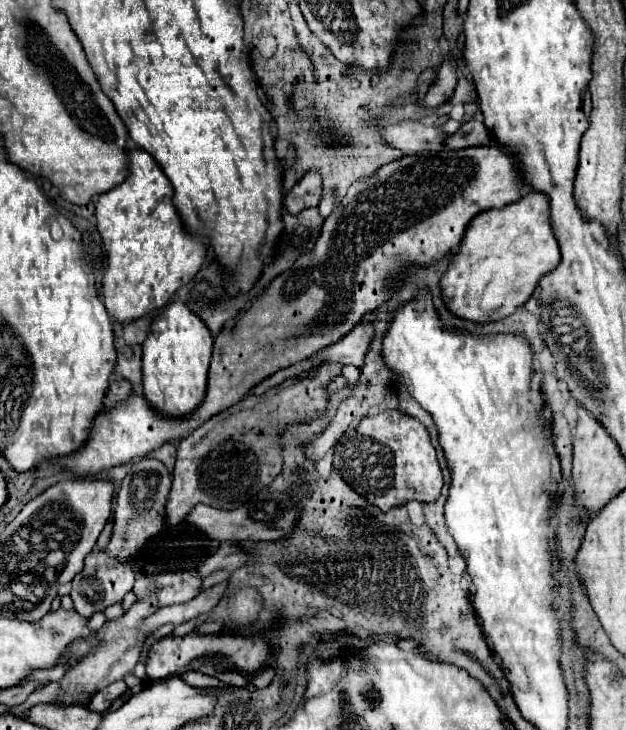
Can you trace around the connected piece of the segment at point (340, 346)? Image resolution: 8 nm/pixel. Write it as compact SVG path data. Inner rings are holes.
M358 323L350 333L346 333L340 341L332 343L332 347L324 347L320 355L322 363L340 363L340 365L356 365L364 363L364 351L368 349L368 343L372 339L372 327L366 323Z

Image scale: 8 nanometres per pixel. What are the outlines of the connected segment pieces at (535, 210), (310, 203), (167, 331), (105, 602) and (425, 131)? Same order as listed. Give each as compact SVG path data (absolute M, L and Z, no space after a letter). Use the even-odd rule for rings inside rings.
M532 189L524 199L496 211L486 211L468 227L458 253L440 279L446 307L476 323L498 321L524 305L540 279L560 265L560 247L552 233L550 199Z
M310 171L284 197L284 211L290 215L298 215L304 209L316 207L320 203L320 191L322 191L320 175L316 171Z
M170 301L166 307L156 311L152 317L150 331L142 343L142 391L148 395L148 401L152 407L160 407L160 411L168 411L168 415L188 415L196 403L204 397L206 391L206 379L208 379L208 365L210 365L210 355L212 355L212 333L206 327L206 323L194 315L184 301Z
M92 551L84 561L84 569L72 579L70 597L74 601L74 611L78 611L82 617L90 617L98 611L104 611L106 607L120 603L124 595L132 591L134 581L136 581L136 573L132 571L132 567L110 557L106 551Z
M398 123L384 127L384 141L390 147L402 149L404 153L418 151L440 151L446 143L446 137L438 127L424 123Z

